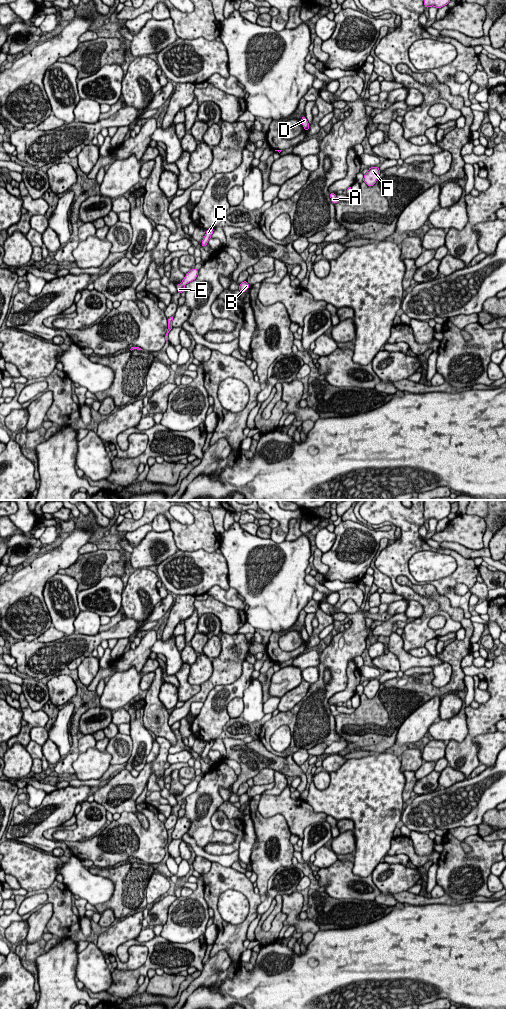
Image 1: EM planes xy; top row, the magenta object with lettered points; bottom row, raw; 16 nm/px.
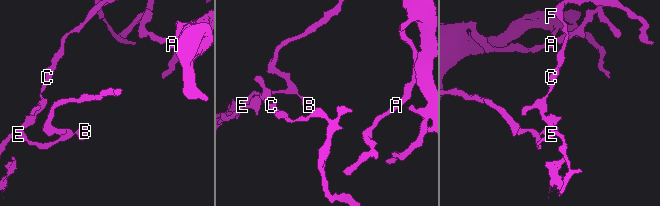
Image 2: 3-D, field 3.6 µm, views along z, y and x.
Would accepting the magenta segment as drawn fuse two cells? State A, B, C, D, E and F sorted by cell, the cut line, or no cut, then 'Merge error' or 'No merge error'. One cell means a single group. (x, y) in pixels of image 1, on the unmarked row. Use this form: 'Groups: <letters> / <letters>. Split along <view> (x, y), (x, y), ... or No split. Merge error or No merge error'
Groups: A B C D E F. No split. No merge error

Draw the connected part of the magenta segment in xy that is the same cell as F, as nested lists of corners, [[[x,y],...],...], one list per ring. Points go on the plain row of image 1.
[[[377,678],[370,679],[368,681],[368,684],[364,686],[363,694],[365,694],[369,699],[372,699],[376,695],[379,686],[380,686],[379,679]]]

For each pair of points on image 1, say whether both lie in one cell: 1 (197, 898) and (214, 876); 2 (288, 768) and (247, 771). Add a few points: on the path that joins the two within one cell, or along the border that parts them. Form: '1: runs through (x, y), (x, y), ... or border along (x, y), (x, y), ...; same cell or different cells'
1: border along (203, 882), (203, 897), (208, 906); different cells
2: runs through (278, 763), (257, 763); same cell

